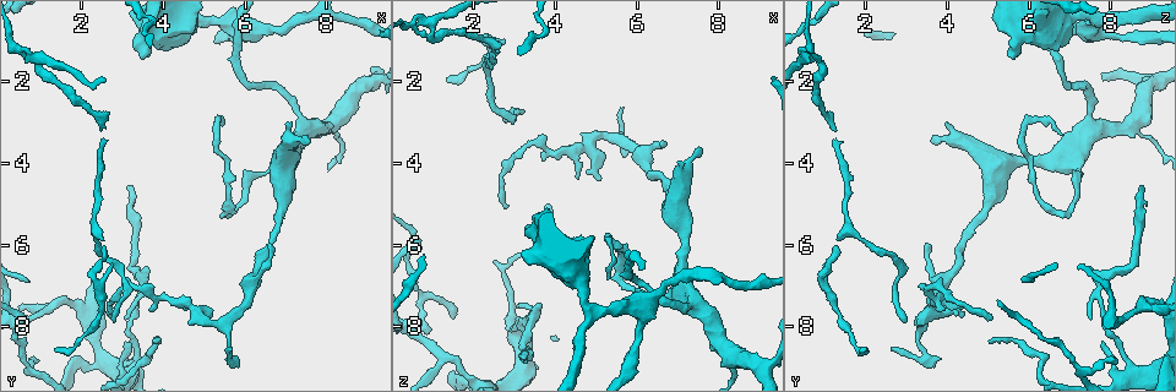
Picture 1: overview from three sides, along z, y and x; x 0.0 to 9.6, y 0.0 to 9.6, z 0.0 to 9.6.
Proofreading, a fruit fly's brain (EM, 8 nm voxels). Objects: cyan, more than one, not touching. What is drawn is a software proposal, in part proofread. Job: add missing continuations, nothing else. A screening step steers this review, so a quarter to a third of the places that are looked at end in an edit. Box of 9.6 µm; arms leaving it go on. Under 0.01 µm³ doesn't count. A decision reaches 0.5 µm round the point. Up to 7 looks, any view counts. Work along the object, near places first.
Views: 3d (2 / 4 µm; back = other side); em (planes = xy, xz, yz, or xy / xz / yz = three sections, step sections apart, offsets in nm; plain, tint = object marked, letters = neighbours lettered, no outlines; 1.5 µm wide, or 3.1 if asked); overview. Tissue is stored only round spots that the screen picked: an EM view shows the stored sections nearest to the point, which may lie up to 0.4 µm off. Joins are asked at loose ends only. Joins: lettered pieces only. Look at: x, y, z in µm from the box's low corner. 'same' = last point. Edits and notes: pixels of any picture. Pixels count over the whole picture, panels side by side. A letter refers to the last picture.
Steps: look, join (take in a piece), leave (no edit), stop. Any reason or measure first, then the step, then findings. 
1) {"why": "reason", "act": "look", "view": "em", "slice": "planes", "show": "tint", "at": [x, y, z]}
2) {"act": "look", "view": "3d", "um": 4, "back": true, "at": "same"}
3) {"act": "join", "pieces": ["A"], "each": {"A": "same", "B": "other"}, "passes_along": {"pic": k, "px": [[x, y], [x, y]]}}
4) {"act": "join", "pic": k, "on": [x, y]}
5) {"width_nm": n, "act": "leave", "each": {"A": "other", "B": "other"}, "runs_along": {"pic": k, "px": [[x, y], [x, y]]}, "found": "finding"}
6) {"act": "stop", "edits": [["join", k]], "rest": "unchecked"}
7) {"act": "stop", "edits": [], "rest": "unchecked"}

{"why": "an open end", "act": "look", "view": "em", "slice": "yz", "step": 4, "show": "letters", "at": [3.10, 4.60, 8.70]}

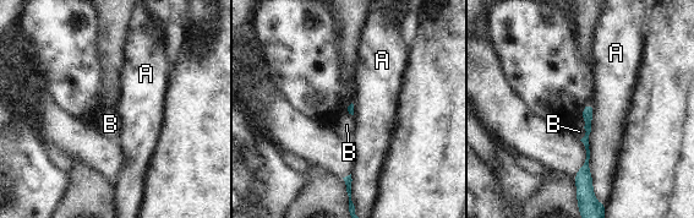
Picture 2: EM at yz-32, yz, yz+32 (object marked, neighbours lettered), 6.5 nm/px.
{"why": "another direction", "act": "look", "view": "em", "slice": "planes", "show": "letters", "at": "same"}

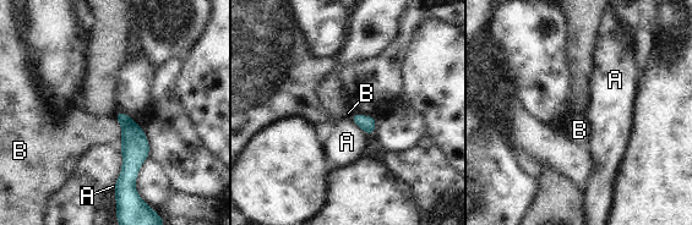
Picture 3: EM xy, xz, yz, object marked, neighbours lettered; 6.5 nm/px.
{"act": "leave", "each": {"A": "other", "B": "other"}, "border": {"pic": 3, "px": [[114, 114], [121, 126], [120, 146]]}, "found": "no lettered piece goes on from it"}

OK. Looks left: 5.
{"why": "an open end", "act": "look", "view": "em", "slice": "yz", "step": 4, "show": "letters", "at": [3.40, 1.35, 5.45]}

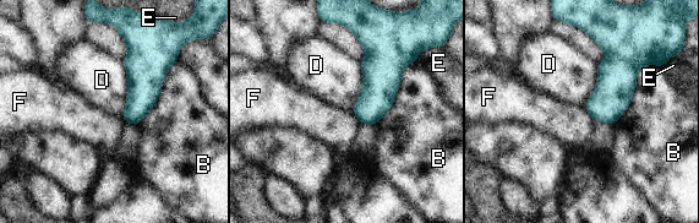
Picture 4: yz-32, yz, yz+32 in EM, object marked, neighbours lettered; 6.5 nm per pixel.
{"act": "look", "view": "em", "slice": "planes", "show": "letters", "at": "same"}

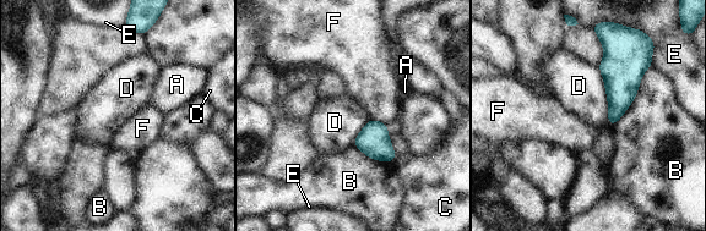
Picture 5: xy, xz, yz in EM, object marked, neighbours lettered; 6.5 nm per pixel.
{"act": "leave", "each": {"A": "other", "B": "other", "C": "other", "D": "other", "E": "other", "F": "other"}, "border": {"pic": 5, "px": [[598, 66], [613, 127]]}, "found": "no lettered piece goes on from it"}

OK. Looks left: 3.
{"why": "long arm stops here", "act": "look", "view": "em", "slice": "planes", "show": "plain", "at": [2.75, 7.80, 5.15]}

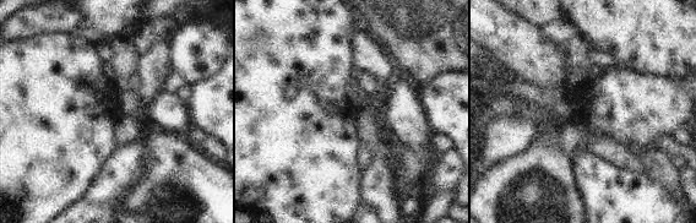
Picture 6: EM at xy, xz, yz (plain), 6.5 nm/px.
{"act": "look", "view": "em", "slice": "planes", "show": "letters", "at": "same"}

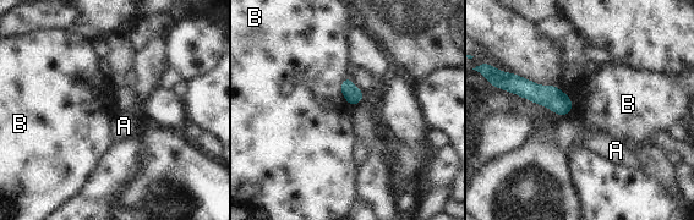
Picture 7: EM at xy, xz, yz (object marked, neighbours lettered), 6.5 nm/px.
{"longest_contact_nm": ["B", 360], "act": "leave", "each": {"A": "other", "B": "other"}, "runs_along": {"pic": 7, "px": [[517, 80], [568, 108]]}, "found": "no lettered piece goes on from it"}

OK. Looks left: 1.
{"act": "stop", "edits": [], "rest": "unchecked"}

